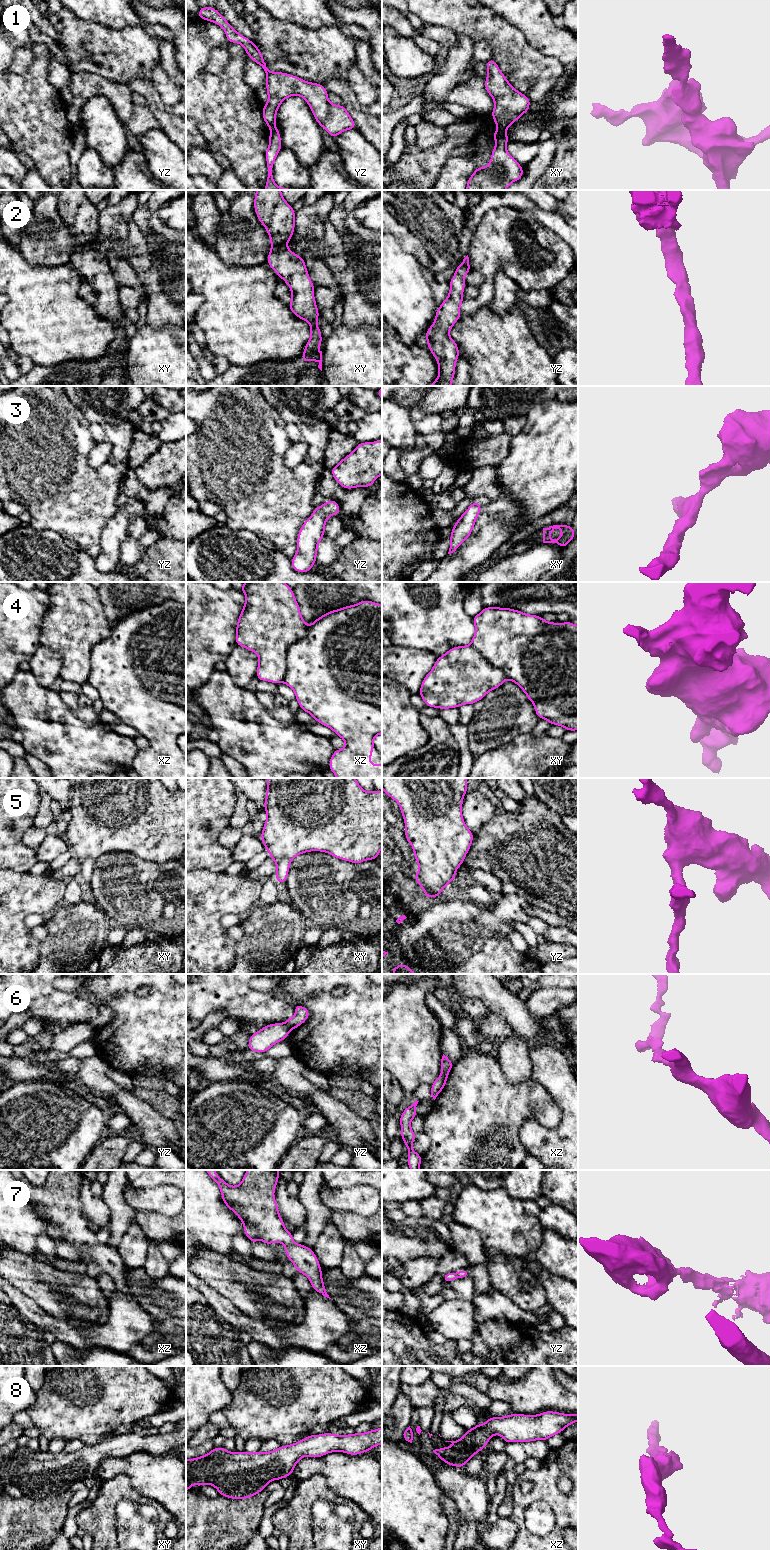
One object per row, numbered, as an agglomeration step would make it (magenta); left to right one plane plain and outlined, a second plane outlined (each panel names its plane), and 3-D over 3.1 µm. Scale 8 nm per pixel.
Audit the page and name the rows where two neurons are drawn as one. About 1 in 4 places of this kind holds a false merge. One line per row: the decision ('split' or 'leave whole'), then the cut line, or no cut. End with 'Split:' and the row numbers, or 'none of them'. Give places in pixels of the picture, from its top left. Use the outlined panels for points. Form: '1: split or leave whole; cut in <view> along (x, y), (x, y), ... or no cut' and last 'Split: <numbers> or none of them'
1: split; cut in xy along (499, 128), (505, 131)
2: leave whole; no cut
3: leave whole; no cut
4: split; cut in xz along (307, 626), (307, 633), (287, 650), (282, 681)
5: leave whole; no cut
6: split; cut in yz along (284, 1023), (290, 1030)
7: leave whole; no cut
8: leave whole; no cut
Split: 1, 4, 6

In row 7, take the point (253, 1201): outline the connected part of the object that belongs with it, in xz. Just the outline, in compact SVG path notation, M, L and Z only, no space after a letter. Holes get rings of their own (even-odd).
M205 1170L211 1179L219 1186L224 1204L240 1218L244 1226L246 1237L252 1242L259 1242L262 1238L262 1243L269 1245L271 1243L284 1243L285 1253L287 1258L294 1264L297 1272L304 1274L311 1282L312 1289L319 1292L323 1296L331 1299L326 1292L325 1285L322 1279L321 1265L313 1252L312 1248L306 1247L303 1244L297 1244L293 1241L293 1234L284 1227L284 1220L281 1218L278 1210L278 1204L274 1197L274 1191L279 1179L279 1170L247 1170L241 1183L238 1186L230 1186L227 1184L215 1170Z

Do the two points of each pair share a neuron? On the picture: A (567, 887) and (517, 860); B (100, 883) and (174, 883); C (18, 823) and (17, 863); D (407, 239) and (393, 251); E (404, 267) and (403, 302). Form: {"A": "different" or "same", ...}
{"A": "same", "B": "same", "C": "same", "D": "different", "E": "same"}

